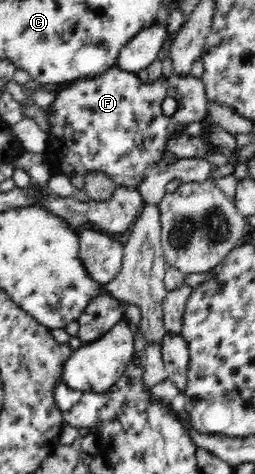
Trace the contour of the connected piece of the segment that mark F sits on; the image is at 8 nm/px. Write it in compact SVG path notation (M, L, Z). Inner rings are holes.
M115 65L91 79L70 81L57 91L57 100L47 111L50 139L45 155L53 173L63 172L69 176L73 172L83 175L91 170L100 170L116 184L137 187L139 180L143 180L147 166L151 162L159 162L161 154L167 152L165 149L167 138L171 134L181 134L185 130L183 126L189 122L207 123L208 111L209 101L200 78L193 75L179 77L173 74L167 80L161 78L154 83L143 83L136 73L121 70ZM169 97L177 101L176 111L171 116L165 115L161 109L163 101Z

